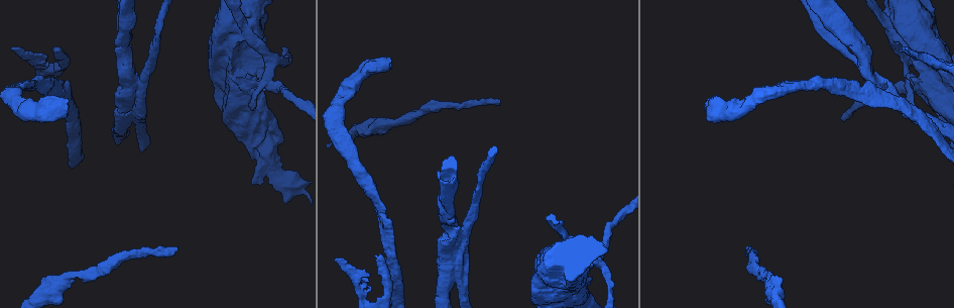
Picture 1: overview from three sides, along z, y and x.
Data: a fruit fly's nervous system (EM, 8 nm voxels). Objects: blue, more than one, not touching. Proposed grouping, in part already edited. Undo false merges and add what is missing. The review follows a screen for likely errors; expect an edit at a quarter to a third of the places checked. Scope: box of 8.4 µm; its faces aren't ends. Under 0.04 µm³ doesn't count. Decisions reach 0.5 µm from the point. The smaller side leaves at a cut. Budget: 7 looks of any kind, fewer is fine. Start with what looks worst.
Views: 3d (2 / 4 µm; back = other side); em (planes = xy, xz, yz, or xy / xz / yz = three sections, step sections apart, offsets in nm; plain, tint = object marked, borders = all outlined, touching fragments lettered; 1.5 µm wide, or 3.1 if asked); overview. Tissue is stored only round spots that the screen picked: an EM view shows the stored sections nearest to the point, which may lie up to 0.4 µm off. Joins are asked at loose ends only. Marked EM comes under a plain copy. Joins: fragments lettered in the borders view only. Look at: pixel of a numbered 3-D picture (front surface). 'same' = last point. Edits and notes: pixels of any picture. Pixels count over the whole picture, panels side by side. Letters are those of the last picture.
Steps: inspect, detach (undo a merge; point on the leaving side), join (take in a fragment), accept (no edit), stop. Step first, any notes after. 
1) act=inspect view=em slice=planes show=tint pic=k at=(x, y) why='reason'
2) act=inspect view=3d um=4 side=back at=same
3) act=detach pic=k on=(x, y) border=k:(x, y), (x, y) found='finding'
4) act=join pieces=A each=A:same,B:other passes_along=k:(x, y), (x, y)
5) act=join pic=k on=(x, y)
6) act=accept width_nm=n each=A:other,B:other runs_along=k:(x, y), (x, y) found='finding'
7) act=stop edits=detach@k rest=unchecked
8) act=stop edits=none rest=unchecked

act=inspect view=3d um=2 pic=1 at=(54, 50)

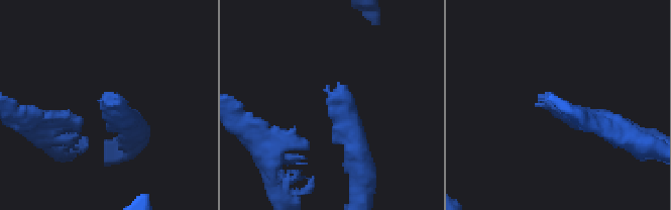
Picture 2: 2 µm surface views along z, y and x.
act=inspect view=em slice=planes show=tint pic=2 at=(327, 85)

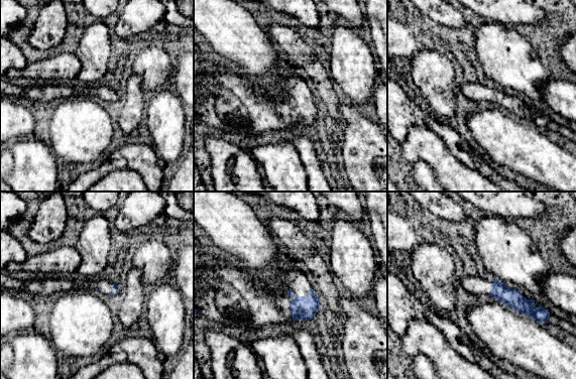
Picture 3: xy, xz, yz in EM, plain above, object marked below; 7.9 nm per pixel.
act=inspect view=em slice=planes show=borders at=same why='see the neighbours'

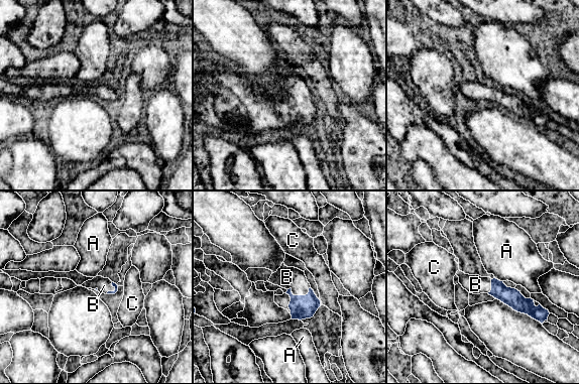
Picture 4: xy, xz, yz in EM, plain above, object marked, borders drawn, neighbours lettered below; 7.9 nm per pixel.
act=join pieces=B each=A:other,B:same,C:other passes_along=4:(302, 306), (299, 295), (286, 277) found='the cell continues'

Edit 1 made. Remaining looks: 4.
act=inspect view=overview

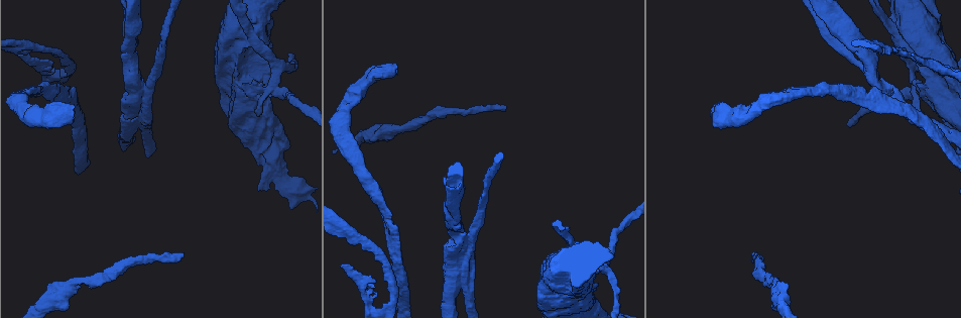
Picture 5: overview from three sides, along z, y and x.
act=inspect view=3d um=2 pic=5 at=(504, 107) why='long arm stops here'

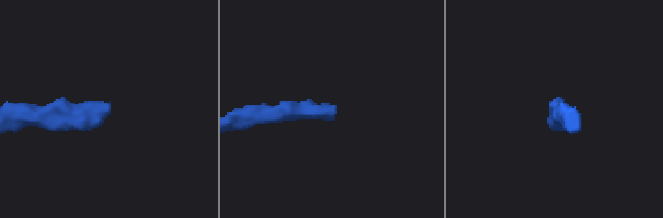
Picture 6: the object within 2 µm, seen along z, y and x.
act=inspect view=em slice=xy step=8 show=tint pic=6 at=(110, 109)

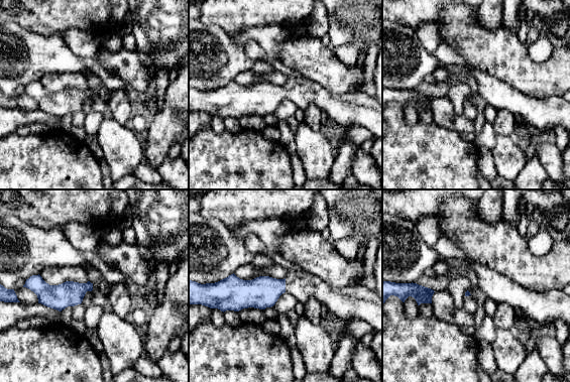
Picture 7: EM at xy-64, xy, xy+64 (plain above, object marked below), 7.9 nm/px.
act=inspect view=em slice=xz step=8 show=borders at=same

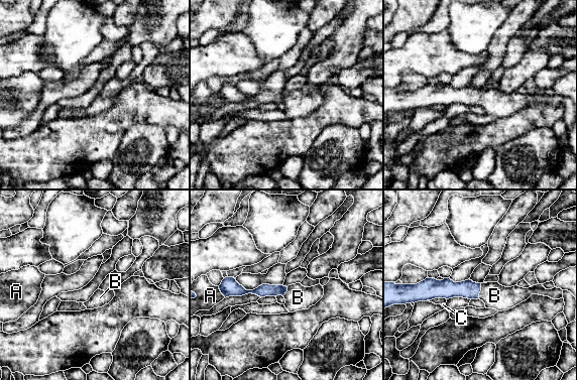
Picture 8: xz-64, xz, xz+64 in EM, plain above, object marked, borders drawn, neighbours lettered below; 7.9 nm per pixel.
act=join pieces=B each=A:other,B:same,C:other passes_along=8:(448, 288), (479, 291), (494, 295) found='the cell continues'

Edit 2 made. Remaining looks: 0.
act=stop edits=join@4,join@8 rest=unchecked

